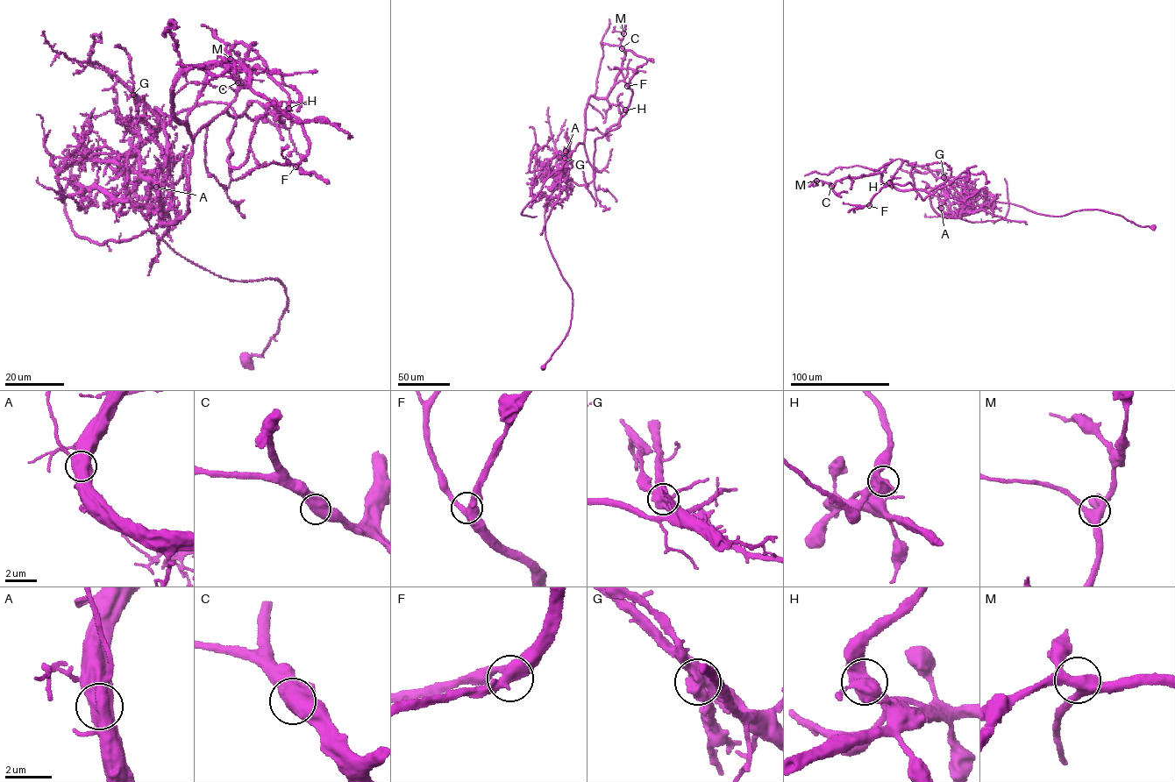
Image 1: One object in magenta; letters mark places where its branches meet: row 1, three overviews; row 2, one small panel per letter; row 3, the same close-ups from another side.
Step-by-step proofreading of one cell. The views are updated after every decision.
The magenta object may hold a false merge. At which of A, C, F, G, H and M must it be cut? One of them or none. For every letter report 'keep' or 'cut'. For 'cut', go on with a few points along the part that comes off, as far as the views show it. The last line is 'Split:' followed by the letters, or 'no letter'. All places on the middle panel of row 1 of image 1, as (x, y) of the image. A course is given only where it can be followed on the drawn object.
A: keep
C: keep
F: keep
G: cut | (565, 158), (566, 179), (547, 200), (544, 232), (571, 290), (572, 318), (565, 337), (542, 369)
H: keep
M: keep
Split: G

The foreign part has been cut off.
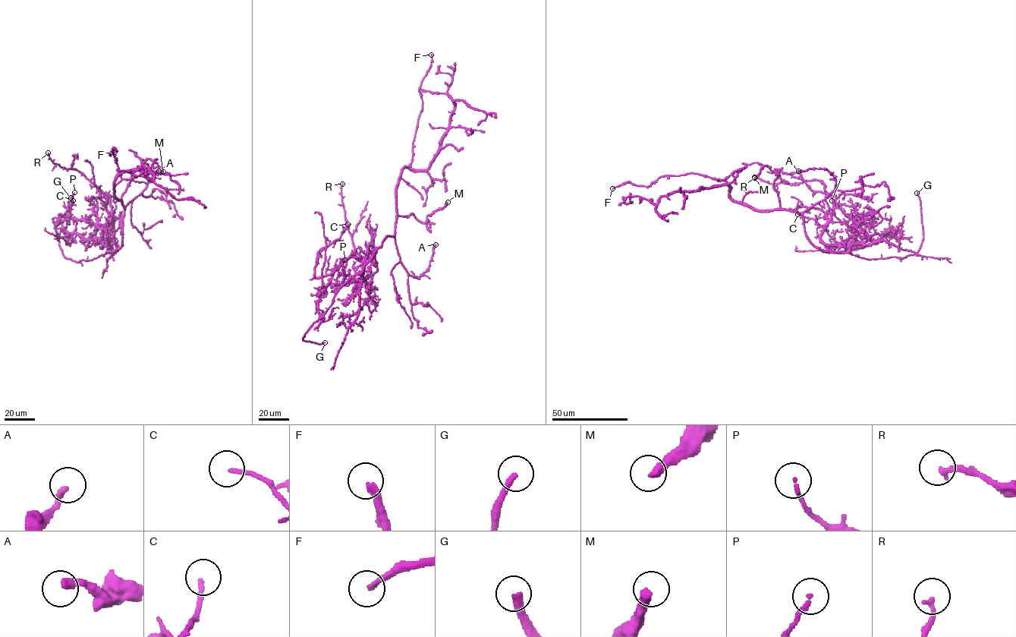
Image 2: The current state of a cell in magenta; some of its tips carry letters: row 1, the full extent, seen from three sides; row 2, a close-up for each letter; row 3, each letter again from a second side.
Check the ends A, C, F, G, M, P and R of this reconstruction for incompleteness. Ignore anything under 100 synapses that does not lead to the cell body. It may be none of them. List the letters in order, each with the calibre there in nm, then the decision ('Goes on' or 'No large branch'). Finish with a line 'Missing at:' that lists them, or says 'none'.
A: Thickness 280 nm. No large branch
C: Thickness 170 nm. No large branch
F: Thickness 240 nm. No large branch
G: Thickness 280 nm. Goes on
M: Thickness 360 nm. No large branch
P: Thickness 150 nm. No large branch
R: Thickness 200 nm. No large branch
Missing at: G

